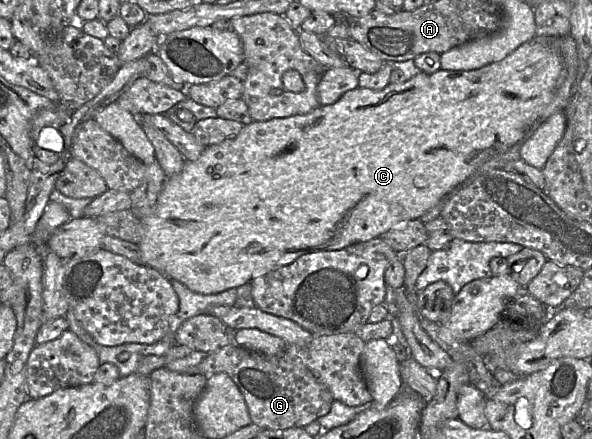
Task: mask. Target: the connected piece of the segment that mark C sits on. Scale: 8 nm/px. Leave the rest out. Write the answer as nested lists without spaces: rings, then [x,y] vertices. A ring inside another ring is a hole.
[[[540,36],[535,37],[521,44],[515,51],[506,56],[503,60],[498,62],[493,62],[488,65],[485,65],[479,69],[474,70],[444,70],[439,69],[435,73],[427,74],[424,72],[420,72],[416,76],[408,79],[407,81],[400,84],[390,83],[382,90],[372,90],[367,88],[357,87],[353,90],[347,91],[344,93],[338,101],[331,105],[319,106],[309,113],[301,114],[301,115],[293,115],[285,118],[273,118],[267,121],[252,121],[251,123],[244,125],[241,131],[221,143],[206,147],[203,153],[199,156],[199,158],[195,161],[185,161],[185,164],[182,170],[169,178],[167,178],[154,207],[151,209],[151,212],[143,217],[141,221],[141,226],[143,228],[143,237],[140,241],[139,248],[141,251],[142,263],[145,266],[153,268],[159,271],[161,274],[166,276],[167,278],[178,280],[183,283],[187,288],[191,291],[199,294],[209,295],[209,294],[217,294],[221,293],[225,290],[231,288],[238,288],[243,284],[251,282],[254,278],[263,275],[271,270],[277,269],[281,266],[291,264],[298,257],[314,252],[314,251],[322,251],[322,250],[340,250],[349,245],[365,242],[376,237],[380,237],[387,231],[391,230],[394,227],[397,227],[405,222],[410,220],[419,219],[422,215],[428,212],[432,207],[434,207],[441,199],[449,195],[455,189],[466,186],[469,184],[472,179],[475,177],[476,169],[483,164],[484,162],[490,160],[494,156],[498,154],[502,154],[506,152],[509,148],[514,145],[522,144],[523,140],[532,132],[532,130],[541,123],[542,113],[549,105],[549,103],[554,98],[554,94],[556,93],[560,83],[562,82],[562,73],[564,70],[564,60],[561,54],[558,52],[556,47],[552,44],[554,40],[560,37],[549,37],[549,36]]]

